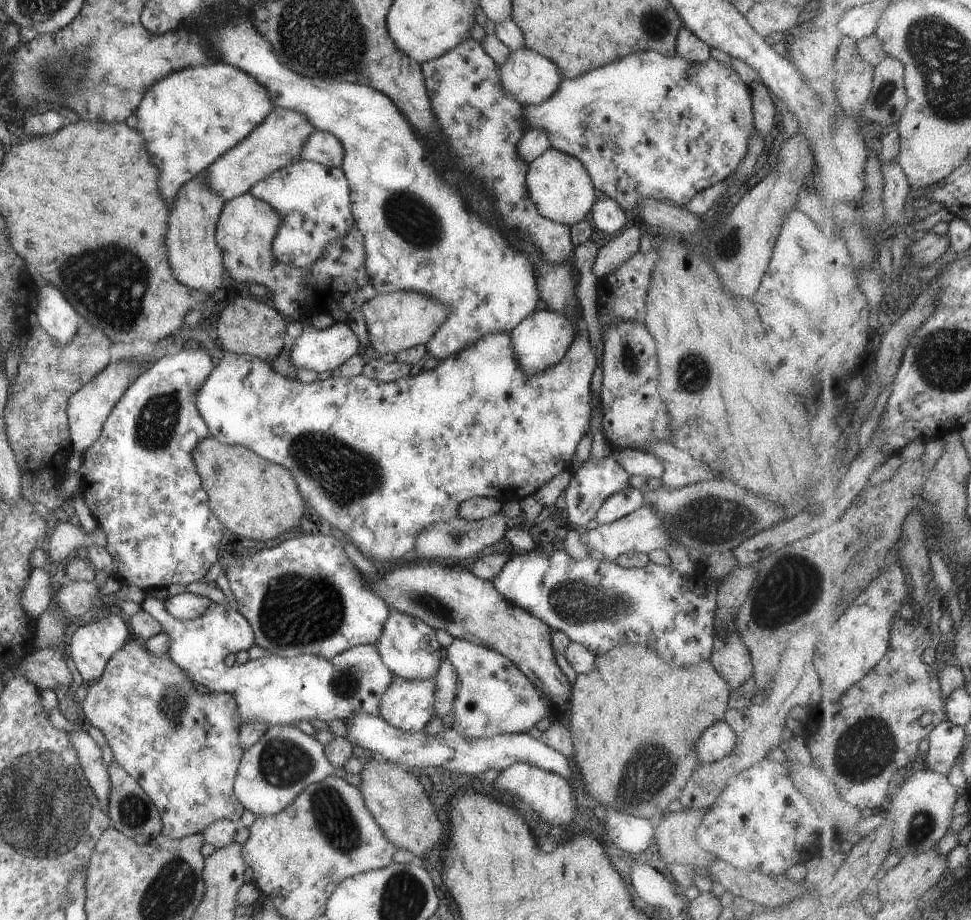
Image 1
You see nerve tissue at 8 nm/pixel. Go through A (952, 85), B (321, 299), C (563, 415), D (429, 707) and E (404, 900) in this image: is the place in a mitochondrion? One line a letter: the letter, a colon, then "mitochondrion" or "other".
A: mitochondrion
B: other
C: other
D: other
E: mitochondrion

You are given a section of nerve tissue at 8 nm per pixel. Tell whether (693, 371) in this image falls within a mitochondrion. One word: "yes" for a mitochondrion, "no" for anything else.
yes

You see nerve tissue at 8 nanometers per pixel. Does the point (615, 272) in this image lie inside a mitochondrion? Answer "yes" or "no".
no

